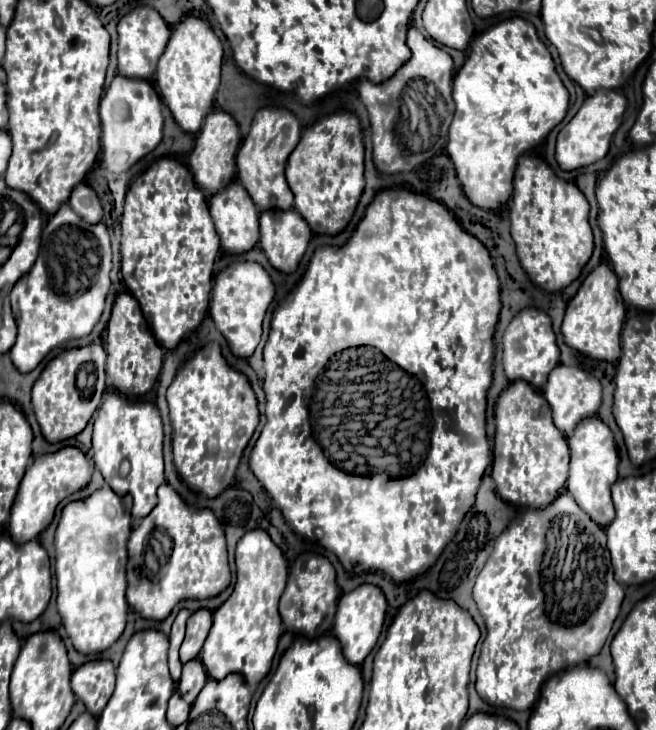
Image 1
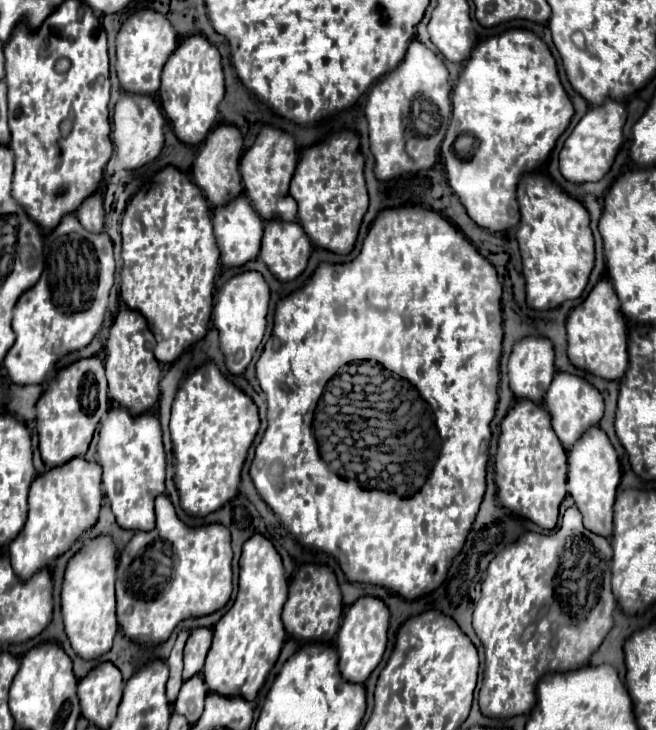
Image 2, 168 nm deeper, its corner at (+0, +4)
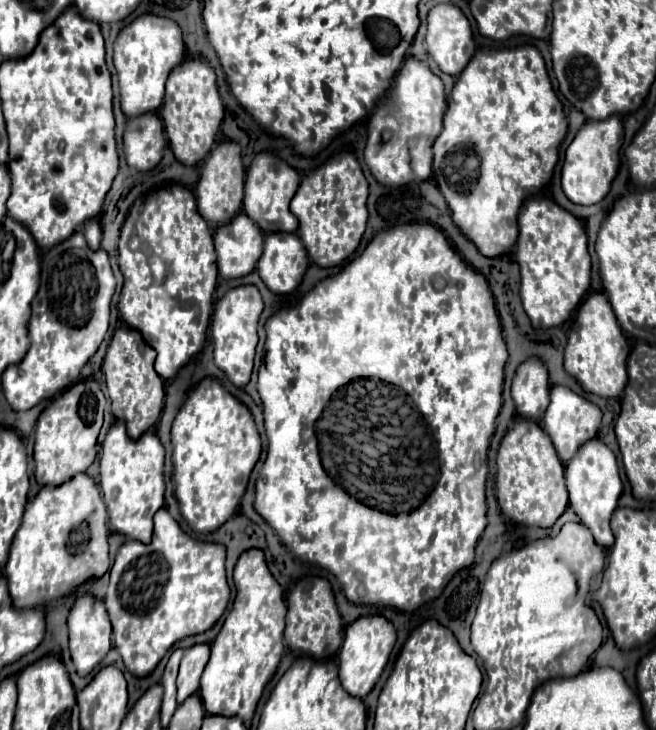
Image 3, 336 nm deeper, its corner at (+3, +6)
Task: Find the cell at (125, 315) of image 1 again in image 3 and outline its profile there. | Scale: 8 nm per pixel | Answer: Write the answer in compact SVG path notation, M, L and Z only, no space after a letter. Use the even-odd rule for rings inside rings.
M121 328L113 334L113 340L109 344L107 356L103 360L103 372L107 380L107 390L113 400L113 416L127 426L129 438L137 440L141 434L151 430L163 410L163 398L165 398L165 382L153 368L155 362L155 350L145 344L141 334L137 330Z

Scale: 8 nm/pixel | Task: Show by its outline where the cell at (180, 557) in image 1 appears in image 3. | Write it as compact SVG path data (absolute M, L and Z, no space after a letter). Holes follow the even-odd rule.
M161 508L155 514L151 544L127 540L119 548L103 600L113 626L113 646L119 650L125 668L137 678L149 676L175 642L215 626L227 608L229 594L225 548L191 538Z

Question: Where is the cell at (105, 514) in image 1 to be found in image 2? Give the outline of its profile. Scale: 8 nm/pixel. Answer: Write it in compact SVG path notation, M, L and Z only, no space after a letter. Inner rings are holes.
M110 534L90 538L88 544L80 548L66 564L62 584L62 618L74 652L84 660L98 658L112 648L112 640L118 632L114 582L116 582L116 544Z

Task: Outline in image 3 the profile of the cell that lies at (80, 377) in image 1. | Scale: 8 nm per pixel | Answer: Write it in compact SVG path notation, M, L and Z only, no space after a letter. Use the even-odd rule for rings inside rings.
M81 380L59 394L39 416L35 426L35 478L41 486L61 486L71 476L85 472L95 460L95 444L103 424L105 396L95 380Z

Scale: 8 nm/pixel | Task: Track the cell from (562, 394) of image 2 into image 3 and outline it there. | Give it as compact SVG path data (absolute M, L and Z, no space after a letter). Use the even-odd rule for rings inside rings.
M565 386L551 388L551 404L545 412L541 426L549 434L553 446L557 450L557 456L563 464L567 464L585 442L589 442L597 436L599 424L601 424L601 410L595 404L591 404L589 400L585 400L583 396L575 394L573 390L565 388Z

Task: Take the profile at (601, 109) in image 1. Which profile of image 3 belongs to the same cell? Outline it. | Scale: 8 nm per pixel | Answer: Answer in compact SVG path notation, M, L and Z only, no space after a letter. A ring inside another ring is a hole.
M609 116L603 122L585 122L583 128L577 132L575 140L569 144L565 154L565 164L561 172L561 184L565 196L581 206L591 206L601 202L609 190L611 182L617 176L619 168L619 148L621 148L623 124L617 116Z

